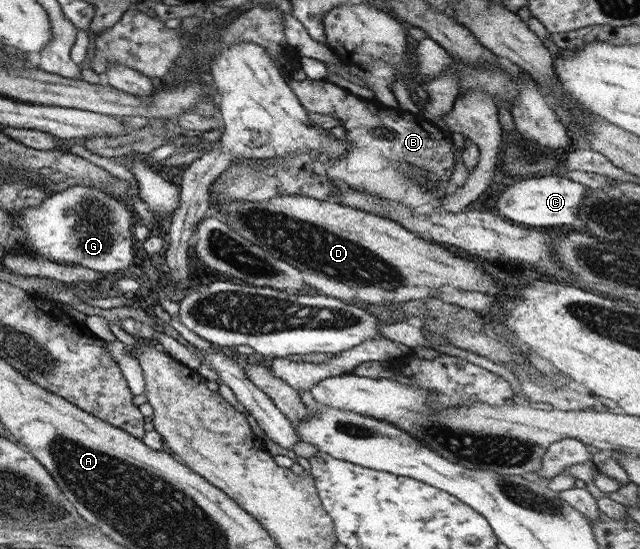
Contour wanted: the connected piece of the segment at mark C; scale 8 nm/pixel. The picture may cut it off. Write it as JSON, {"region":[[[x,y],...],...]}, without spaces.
{"region":[[[544,176],[544,178],[519,179],[502,190],[495,207],[508,221],[526,226],[560,226],[570,224],[577,218],[578,207],[586,195],[586,186],[566,177]]]}

